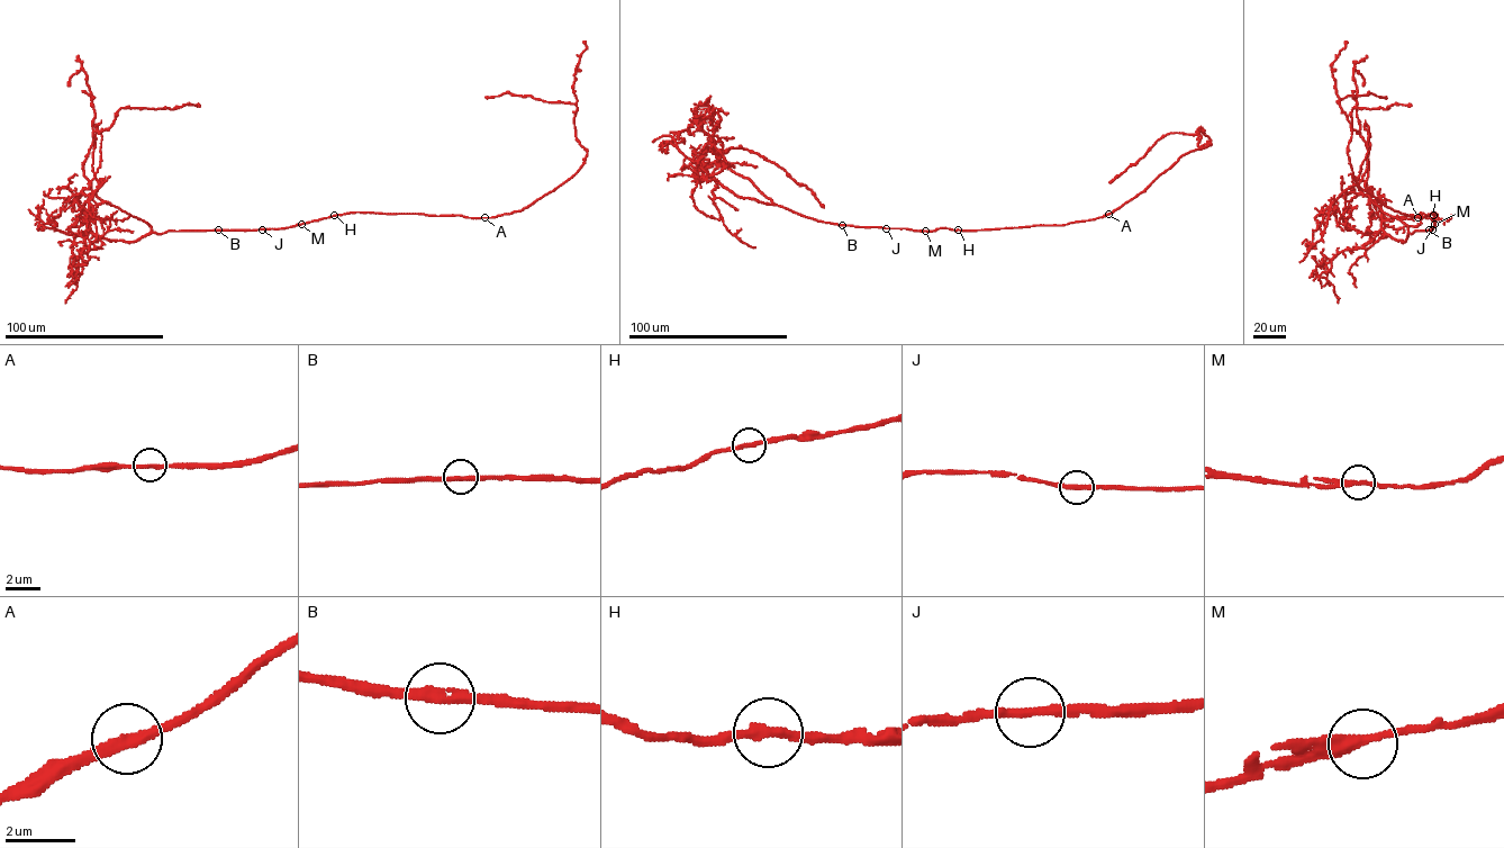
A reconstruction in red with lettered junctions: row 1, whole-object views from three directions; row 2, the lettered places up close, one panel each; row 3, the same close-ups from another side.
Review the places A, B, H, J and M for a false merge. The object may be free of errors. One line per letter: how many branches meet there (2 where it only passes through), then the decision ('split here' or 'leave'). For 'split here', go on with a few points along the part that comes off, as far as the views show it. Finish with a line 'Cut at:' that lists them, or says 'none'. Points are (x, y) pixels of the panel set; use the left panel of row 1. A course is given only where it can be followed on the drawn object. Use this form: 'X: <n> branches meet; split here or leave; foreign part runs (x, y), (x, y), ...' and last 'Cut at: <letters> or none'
A: 2 branches meet; leave
B: 2 branches meet; leave
H: 2 branches meet; leave
J: 2 branches meet; leave
M: 2 branches meet; leave
Cut at: none

